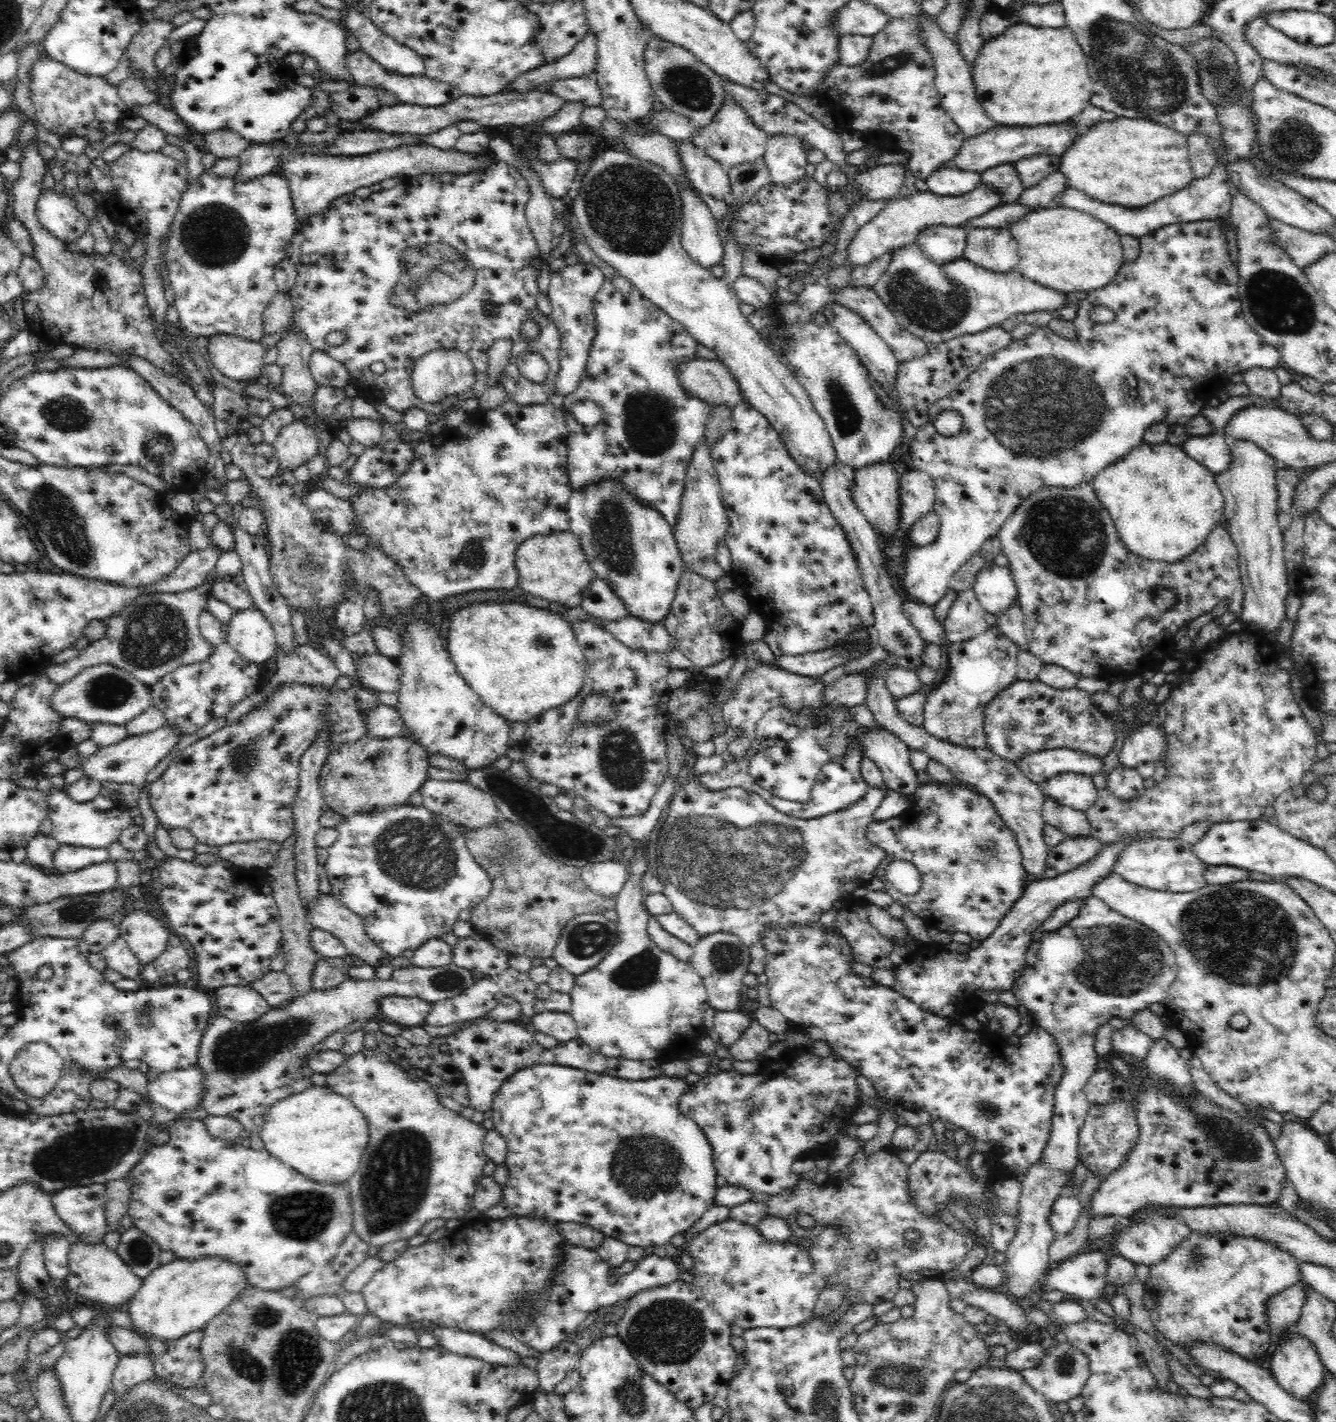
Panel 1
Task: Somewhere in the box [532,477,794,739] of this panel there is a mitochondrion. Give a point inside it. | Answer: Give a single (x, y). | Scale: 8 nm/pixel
(612, 542)

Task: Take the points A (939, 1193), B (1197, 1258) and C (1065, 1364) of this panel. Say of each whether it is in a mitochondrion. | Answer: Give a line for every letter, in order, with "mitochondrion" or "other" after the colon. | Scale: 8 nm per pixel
A: other
B: mitochondrion
C: mitochondrion

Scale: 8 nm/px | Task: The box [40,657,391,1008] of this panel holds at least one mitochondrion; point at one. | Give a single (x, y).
(106, 690)

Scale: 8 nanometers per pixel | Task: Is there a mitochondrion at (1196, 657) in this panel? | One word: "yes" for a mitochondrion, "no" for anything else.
no

